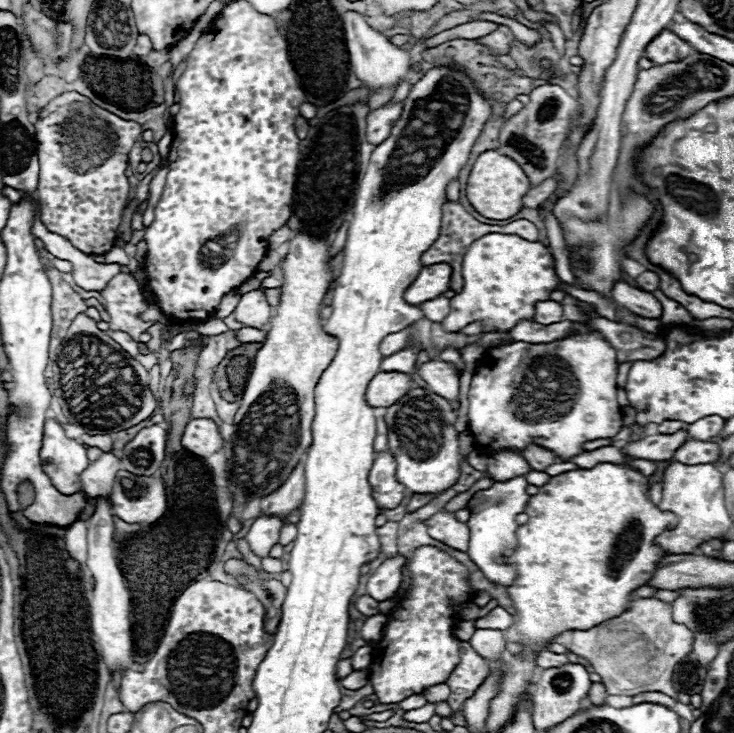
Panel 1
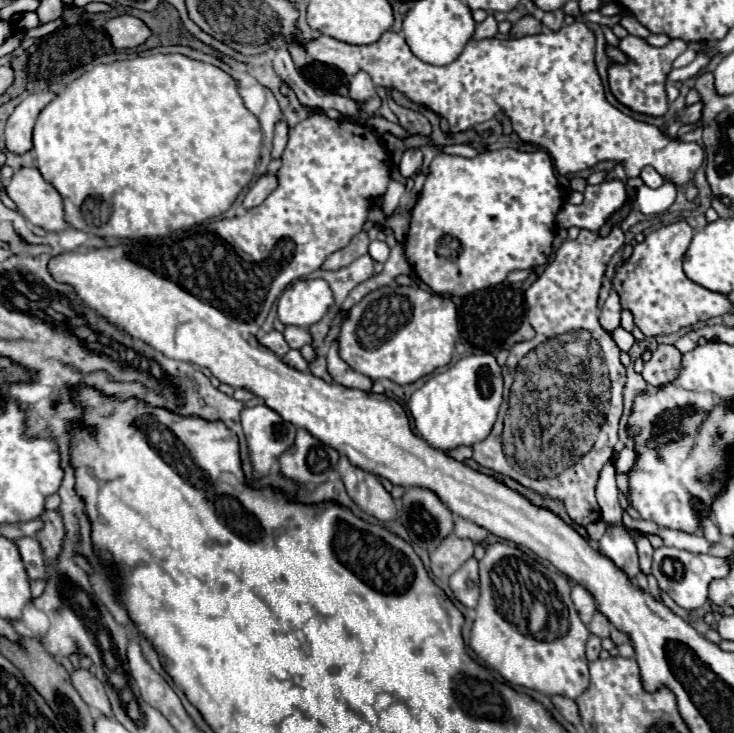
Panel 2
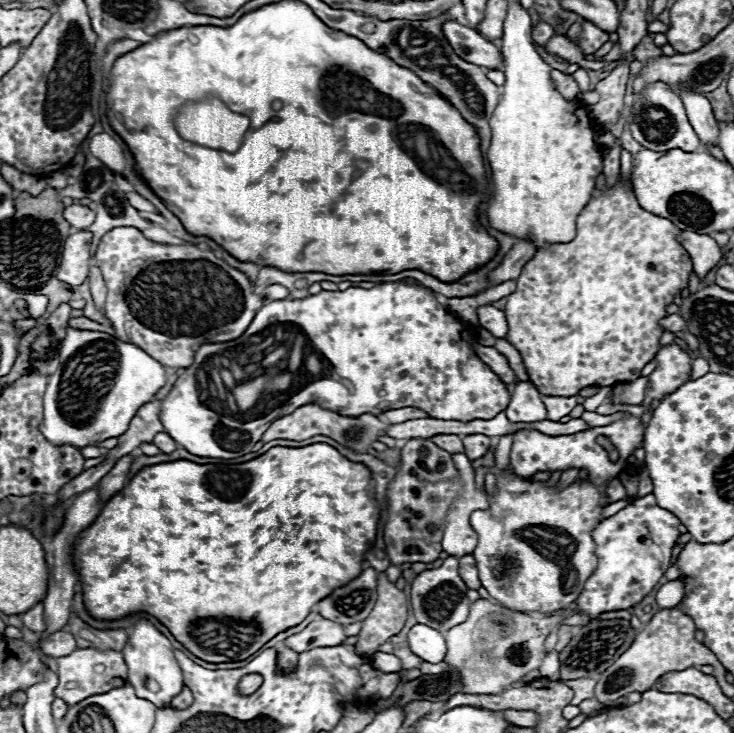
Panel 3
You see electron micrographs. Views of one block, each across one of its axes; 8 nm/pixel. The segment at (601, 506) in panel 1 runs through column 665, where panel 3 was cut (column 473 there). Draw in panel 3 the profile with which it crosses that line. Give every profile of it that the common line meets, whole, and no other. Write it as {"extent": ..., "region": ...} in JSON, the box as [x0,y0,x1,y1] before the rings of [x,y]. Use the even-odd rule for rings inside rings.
{"extent":[470,468,604,614],"region":[[[512,468],[496,472],[496,492],[488,496],[490,506],[486,510],[476,510],[470,516],[470,526],[478,534],[478,546],[474,548],[472,556],[476,556],[478,576],[488,594],[498,604],[524,614],[552,614],[572,604],[584,590],[588,576],[592,576],[596,570],[596,544],[592,540],[592,528],[604,520],[604,506],[600,504],[600,498],[602,494],[590,480],[576,478],[570,486],[558,488],[558,484],[548,486],[546,482],[516,476]],[[570,570],[576,572],[576,584],[572,584],[572,588],[564,588],[564,576],[568,576]]]}

